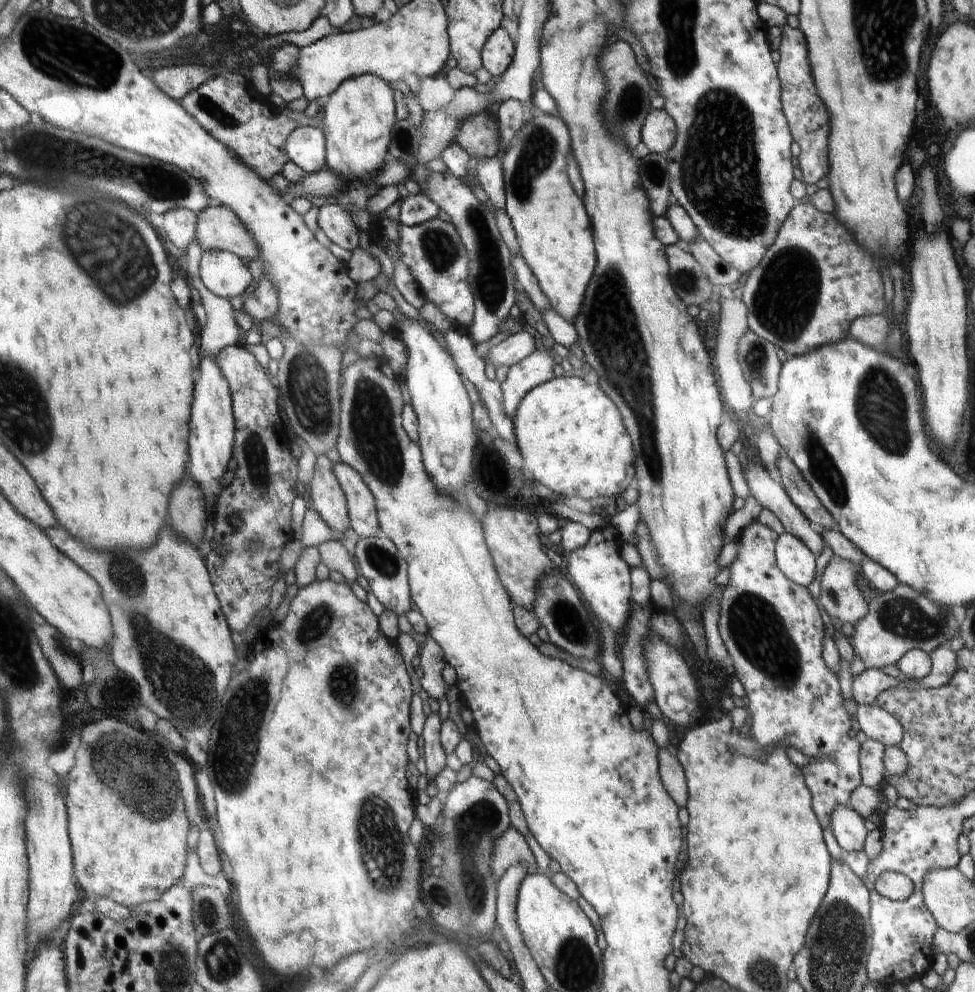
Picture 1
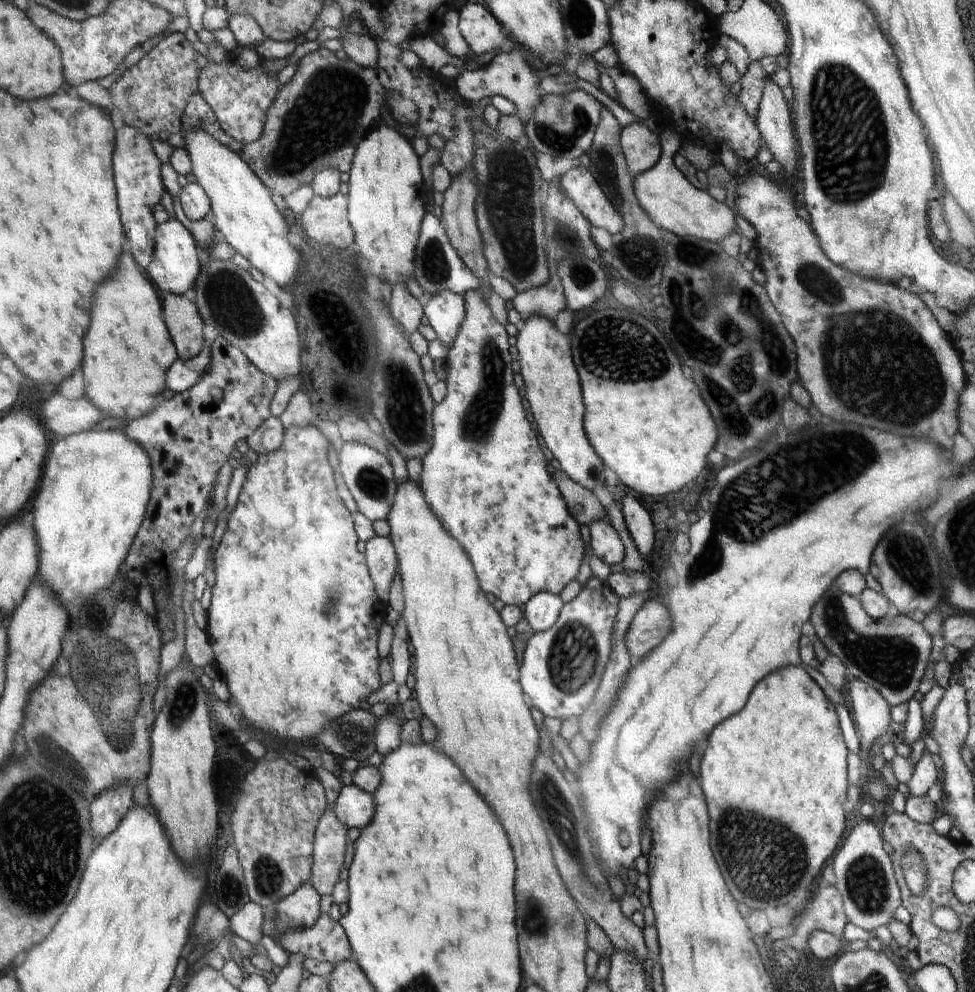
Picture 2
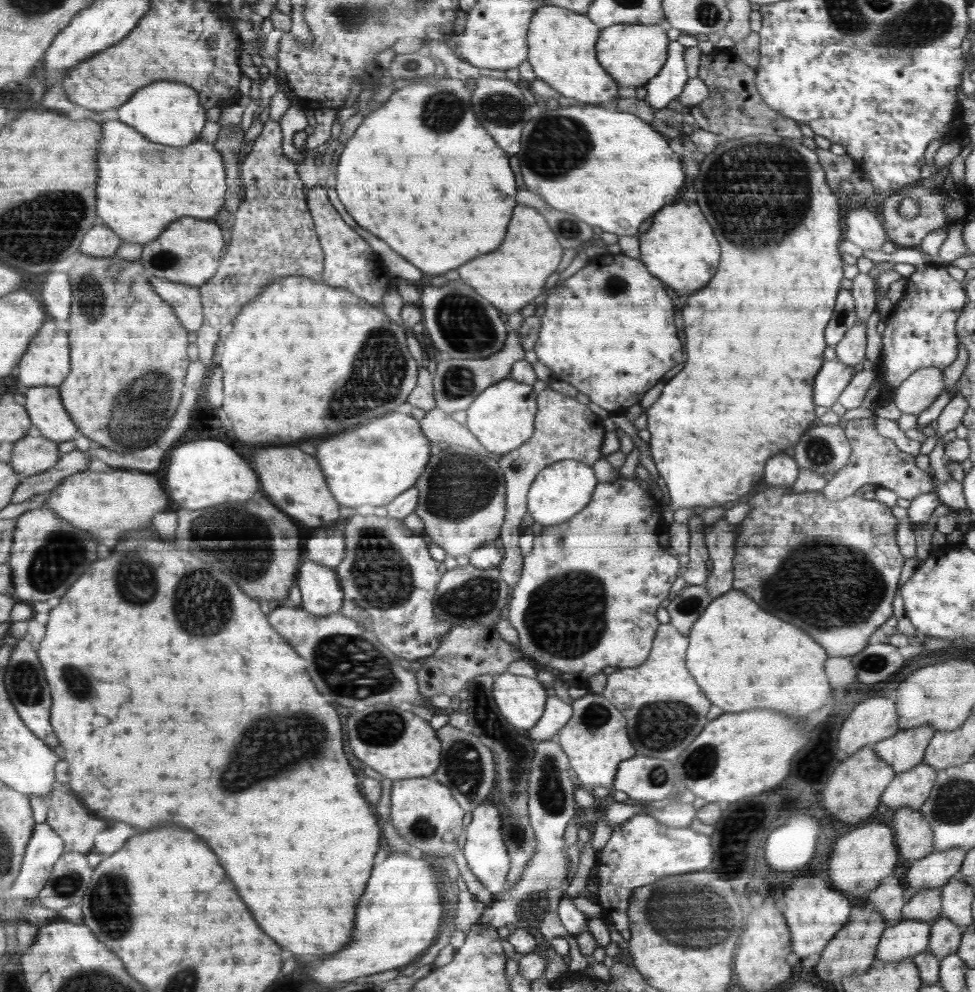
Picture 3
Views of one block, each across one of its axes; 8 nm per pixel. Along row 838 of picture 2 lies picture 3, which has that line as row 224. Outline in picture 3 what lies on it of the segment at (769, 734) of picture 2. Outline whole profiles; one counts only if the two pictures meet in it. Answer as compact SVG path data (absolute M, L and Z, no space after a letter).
M754 134L745 136L744 139L724 140L716 146L716 151L706 155L704 161L699 164L698 178L694 180L694 188L698 192L698 206L702 214L706 216L708 224L714 230L716 240L722 248L722 258L718 272L710 280L712 284L706 284L704 290L698 290L694 296L688 298L688 304L684 306L684 332L686 332L686 364L680 374L676 374L659 394L646 413L647 429L652 434L649 449L652 458L656 462L656 468L660 476L664 478L664 484L668 488L668 496L672 500L670 507L664 507L664 518L673 522L673 512L678 508L703 506L706 509L722 507L726 502L735 500L739 502L746 496L765 476L766 460L783 452L787 448L796 446L801 436L810 429L816 420L814 414L813 388L818 371L824 366L824 350L827 344L824 342L824 328L832 316L836 296L841 292L840 282L842 278L842 256L838 252L838 242L842 240L840 230L840 210L838 210L838 198L830 192L826 186L824 170L818 164L816 152L806 148L801 140L782 138L778 135Z

